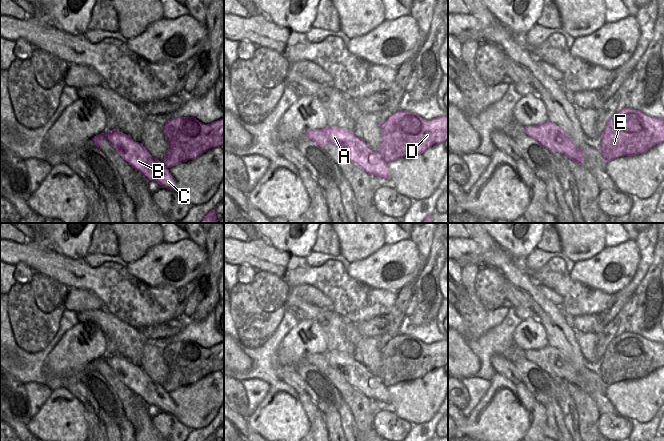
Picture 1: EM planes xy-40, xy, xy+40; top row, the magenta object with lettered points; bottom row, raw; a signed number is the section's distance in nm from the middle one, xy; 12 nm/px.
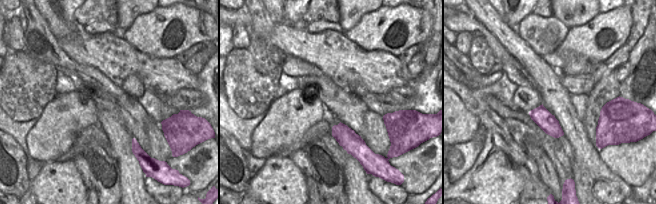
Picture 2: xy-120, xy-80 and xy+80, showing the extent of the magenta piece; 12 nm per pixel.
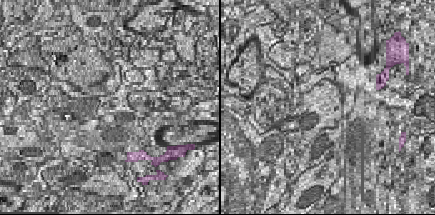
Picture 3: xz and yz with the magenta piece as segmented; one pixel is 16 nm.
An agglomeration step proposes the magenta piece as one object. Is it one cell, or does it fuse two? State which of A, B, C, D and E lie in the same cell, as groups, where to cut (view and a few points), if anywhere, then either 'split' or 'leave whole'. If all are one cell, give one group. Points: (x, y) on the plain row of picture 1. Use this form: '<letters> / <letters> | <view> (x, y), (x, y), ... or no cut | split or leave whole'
A B C / D E | xy (380, 376), (386, 387) | split

